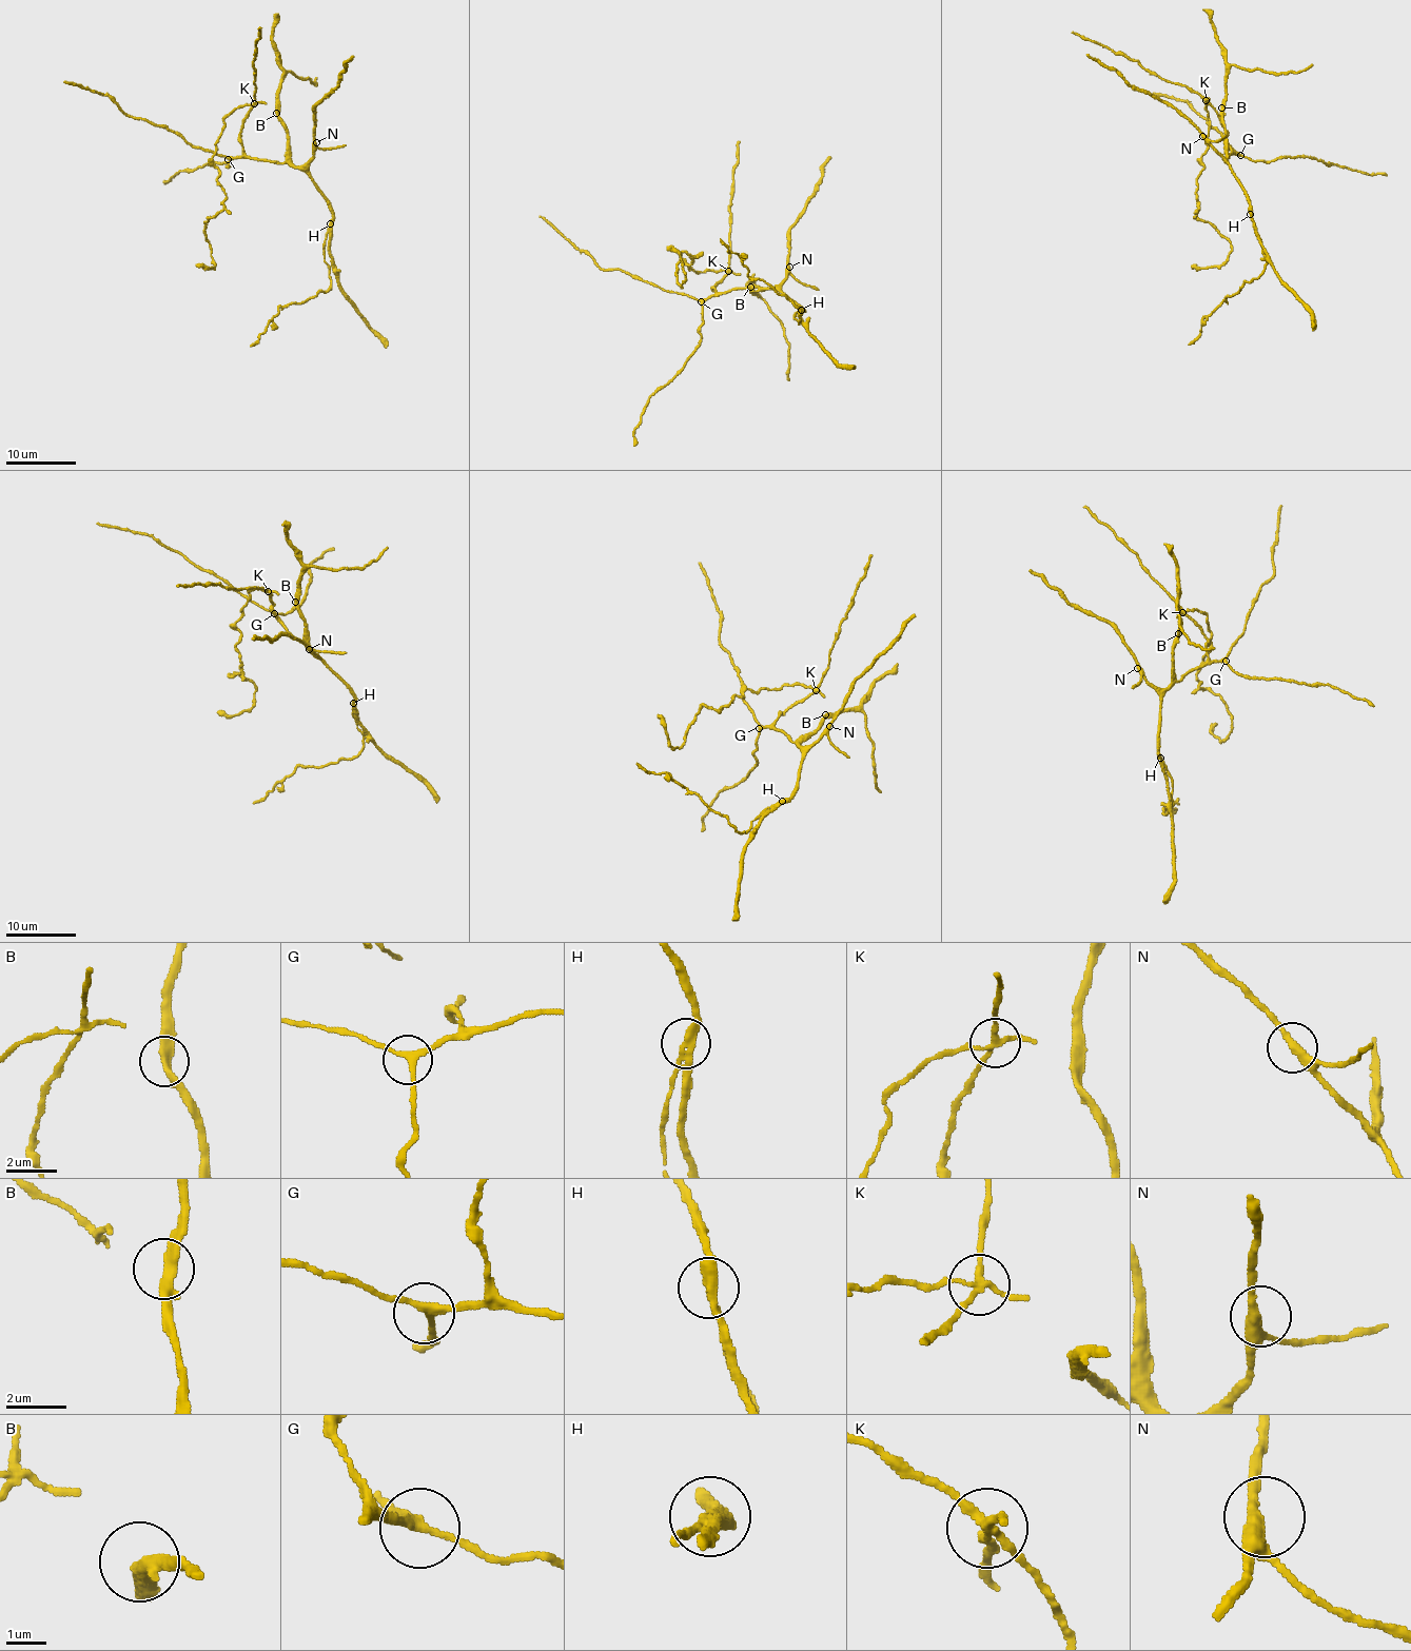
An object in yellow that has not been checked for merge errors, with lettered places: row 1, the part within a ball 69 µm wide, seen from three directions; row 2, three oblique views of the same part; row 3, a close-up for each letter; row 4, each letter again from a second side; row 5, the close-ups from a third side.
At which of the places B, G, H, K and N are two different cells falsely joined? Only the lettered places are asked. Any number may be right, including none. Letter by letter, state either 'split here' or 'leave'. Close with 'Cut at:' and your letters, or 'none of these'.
B: leave
G: leave
H: split here
K: split here
N: leave
Cut at: H, K

